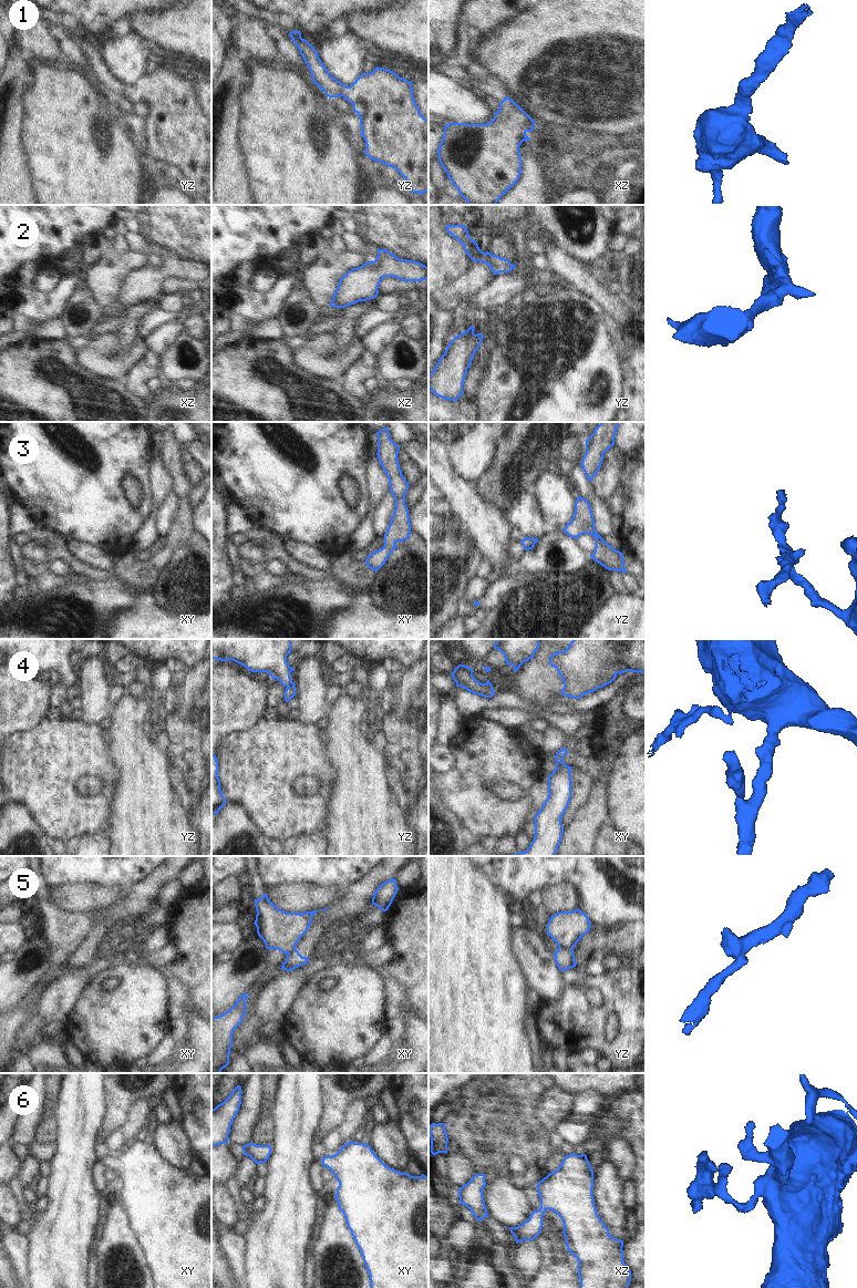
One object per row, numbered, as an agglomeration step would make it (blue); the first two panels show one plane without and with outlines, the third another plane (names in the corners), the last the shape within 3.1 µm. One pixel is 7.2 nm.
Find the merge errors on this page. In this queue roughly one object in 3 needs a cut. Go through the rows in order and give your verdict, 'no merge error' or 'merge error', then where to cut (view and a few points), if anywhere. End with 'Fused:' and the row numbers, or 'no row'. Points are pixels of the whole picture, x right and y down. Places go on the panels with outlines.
1: no merge error; cut none
2: no merge error; cut none
3: no merge error; cut none
4: merge error; cut yz (288, 686), (293, 687)
5: merge error; cut yz (558, 947), (571, 950)
6: no merge error; cut none
Fused: 4, 5

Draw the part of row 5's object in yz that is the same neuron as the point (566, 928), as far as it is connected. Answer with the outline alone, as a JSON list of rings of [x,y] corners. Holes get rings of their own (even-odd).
[[[579,908],[572,911],[560,911],[551,915],[547,924],[547,935],[556,941],[558,948],[572,950],[581,937],[589,931],[590,926],[587,914]]]

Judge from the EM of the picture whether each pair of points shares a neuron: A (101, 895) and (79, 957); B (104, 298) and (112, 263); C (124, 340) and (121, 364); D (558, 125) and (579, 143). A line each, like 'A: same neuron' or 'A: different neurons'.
A: different neurons
B: same neuron
C: different neurons
D: different neurons

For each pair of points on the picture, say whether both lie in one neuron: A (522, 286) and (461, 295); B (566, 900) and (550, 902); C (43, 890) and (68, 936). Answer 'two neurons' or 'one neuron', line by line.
A: two neurons
B: one neuron
C: one neuron

